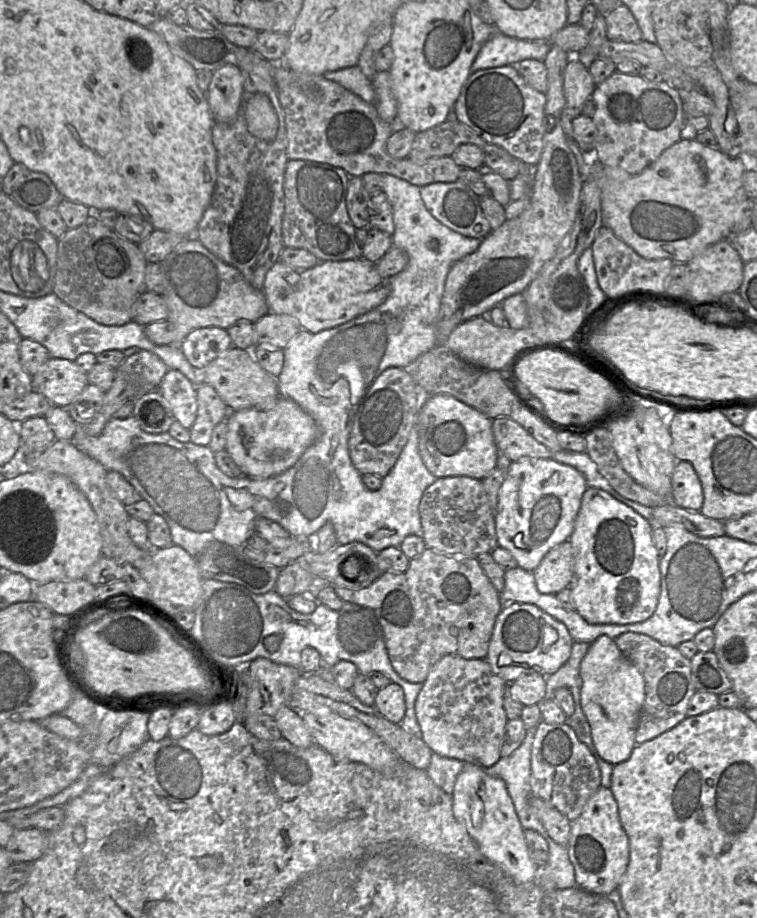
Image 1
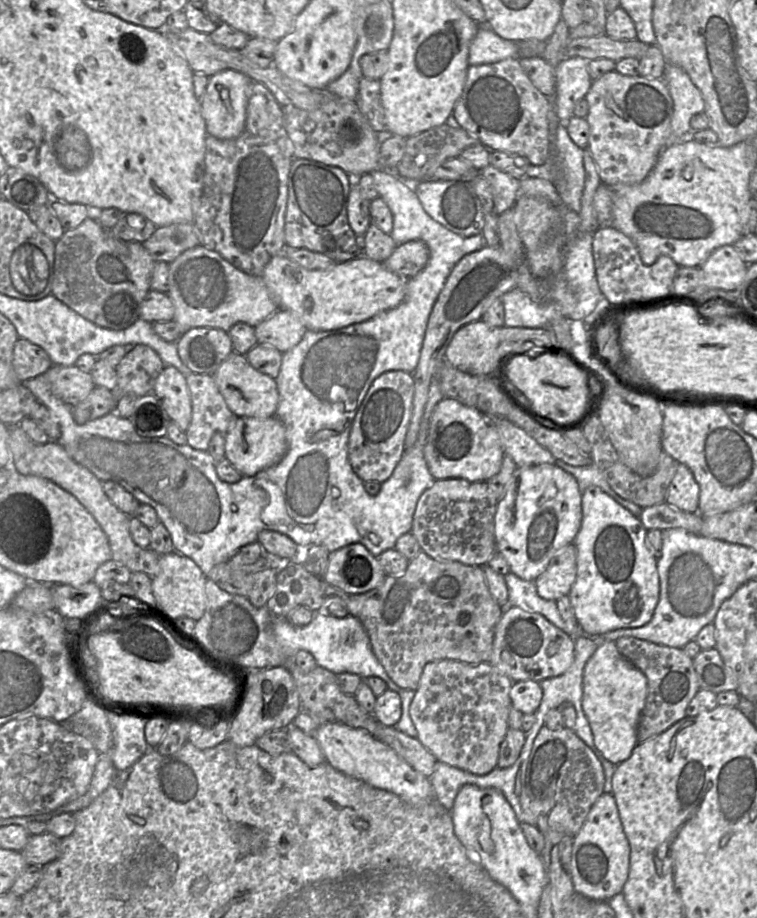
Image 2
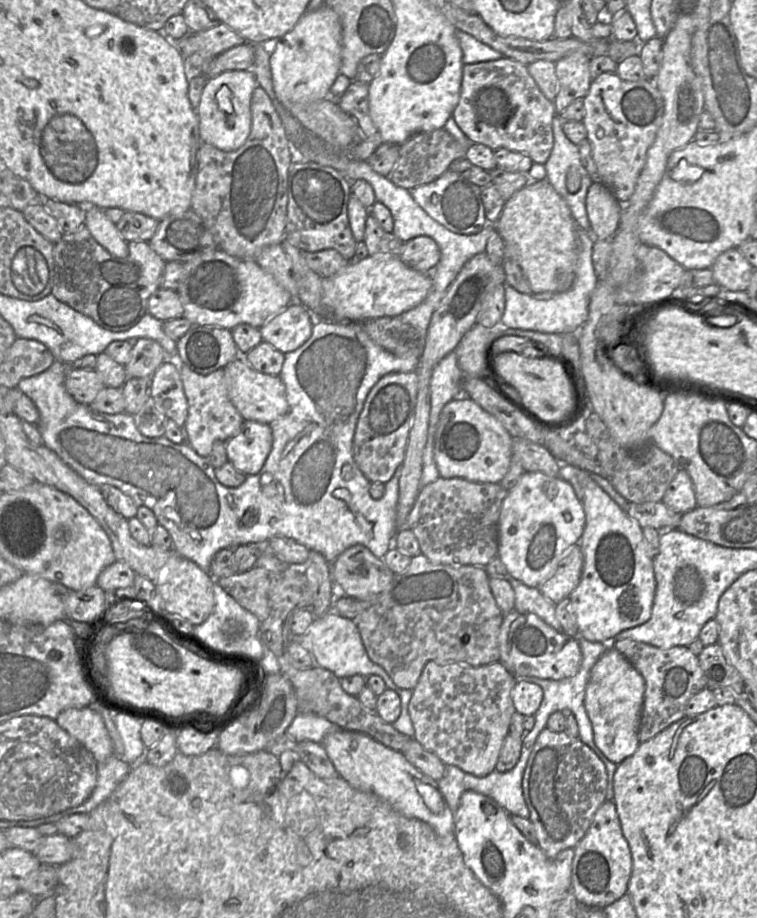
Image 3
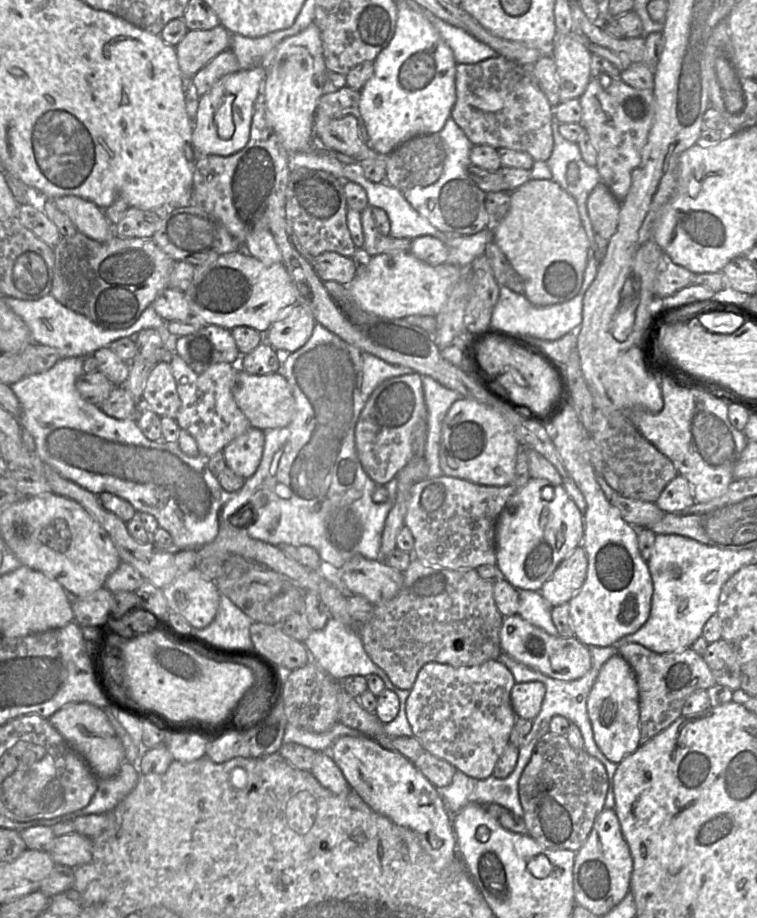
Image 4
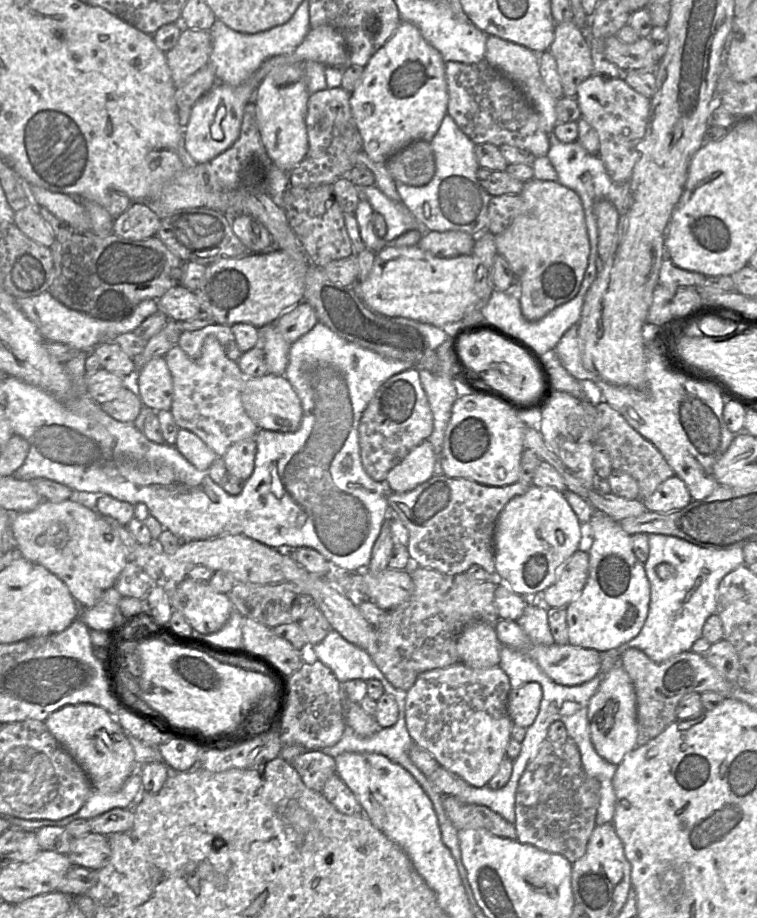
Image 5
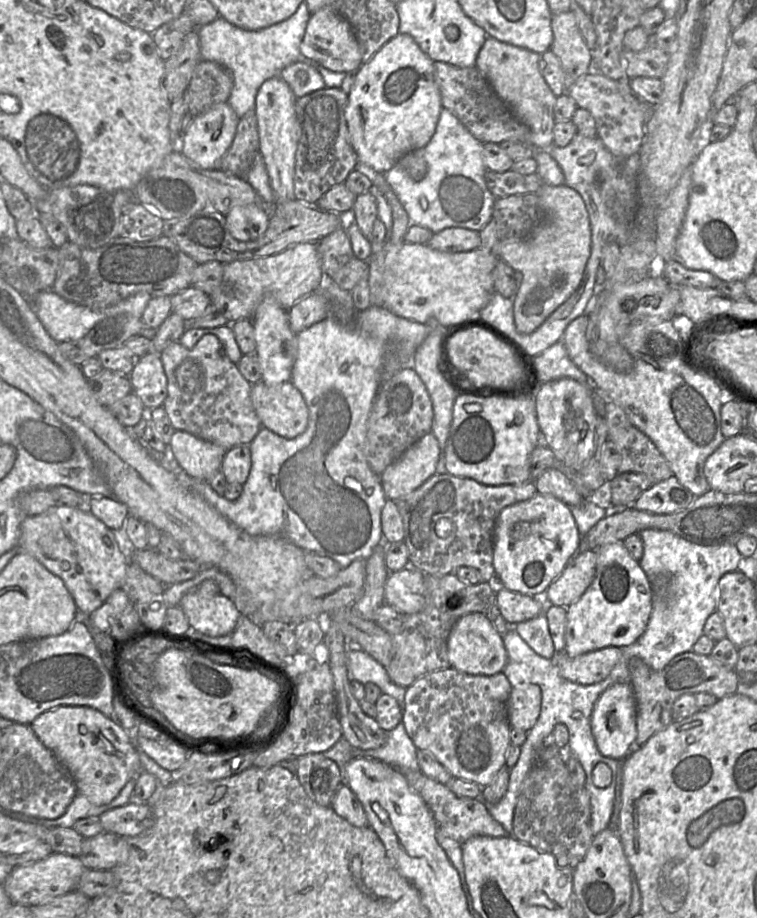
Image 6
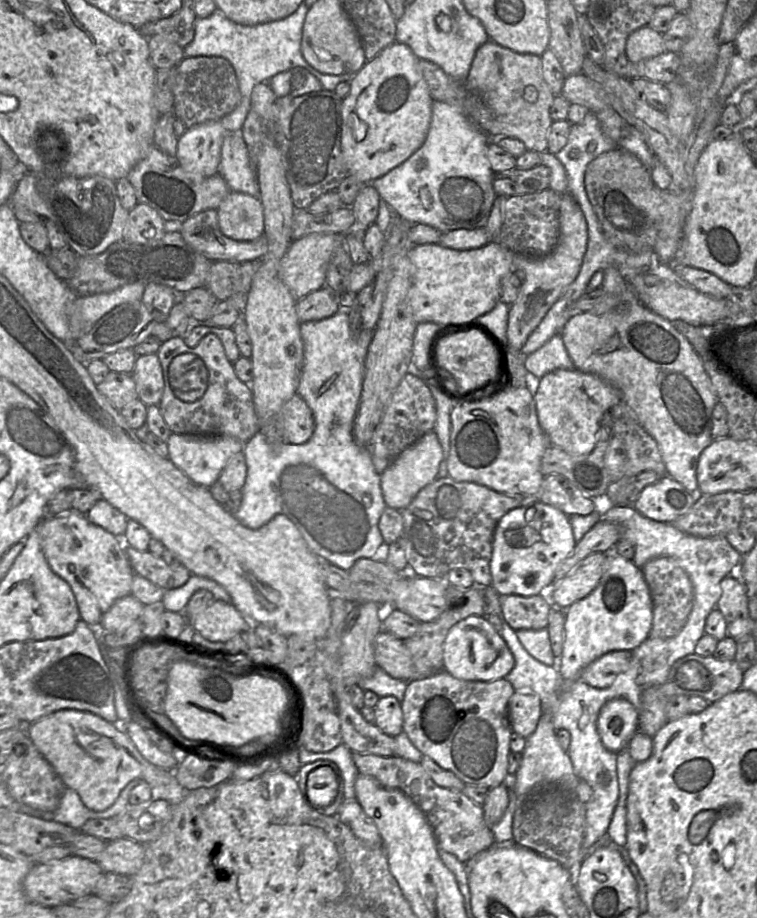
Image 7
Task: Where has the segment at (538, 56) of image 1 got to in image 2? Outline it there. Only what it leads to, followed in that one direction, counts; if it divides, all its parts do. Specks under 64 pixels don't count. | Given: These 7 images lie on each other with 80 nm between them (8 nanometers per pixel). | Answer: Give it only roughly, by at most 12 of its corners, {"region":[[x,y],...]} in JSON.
{"region":[[481,25],[469,47],[469,65],[518,58],[515,41]]}

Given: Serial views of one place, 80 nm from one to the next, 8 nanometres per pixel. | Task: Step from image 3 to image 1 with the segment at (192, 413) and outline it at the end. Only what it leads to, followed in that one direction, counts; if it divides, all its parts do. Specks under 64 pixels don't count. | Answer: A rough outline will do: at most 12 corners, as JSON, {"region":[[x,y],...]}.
{"region":[[207,383],[196,387],[190,442],[208,446],[229,407]]}

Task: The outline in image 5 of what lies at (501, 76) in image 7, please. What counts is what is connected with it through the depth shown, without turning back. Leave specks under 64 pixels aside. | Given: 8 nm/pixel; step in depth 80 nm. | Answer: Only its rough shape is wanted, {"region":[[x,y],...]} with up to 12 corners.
{"region":[[495,36],[485,60],[520,89],[549,135],[557,100],[538,55]]}

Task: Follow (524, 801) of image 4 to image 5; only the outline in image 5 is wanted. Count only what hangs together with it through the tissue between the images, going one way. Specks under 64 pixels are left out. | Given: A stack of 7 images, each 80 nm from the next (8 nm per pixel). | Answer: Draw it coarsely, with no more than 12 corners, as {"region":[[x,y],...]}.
{"region":[[546,739],[516,791],[517,840],[584,856],[600,782]]}

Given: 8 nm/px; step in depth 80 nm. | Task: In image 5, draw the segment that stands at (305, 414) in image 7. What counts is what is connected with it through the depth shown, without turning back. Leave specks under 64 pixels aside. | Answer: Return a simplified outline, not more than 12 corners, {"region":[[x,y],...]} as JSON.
{"region":[[284,375],[246,378],[241,399],[259,429],[294,432],[301,400]]}

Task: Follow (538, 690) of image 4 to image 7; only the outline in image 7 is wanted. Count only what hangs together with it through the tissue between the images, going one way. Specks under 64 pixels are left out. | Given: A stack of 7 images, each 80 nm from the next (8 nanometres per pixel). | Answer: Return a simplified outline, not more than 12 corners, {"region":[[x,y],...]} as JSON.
{"region":[[515,691],[508,718],[513,733],[526,739],[541,716],[535,692]]}

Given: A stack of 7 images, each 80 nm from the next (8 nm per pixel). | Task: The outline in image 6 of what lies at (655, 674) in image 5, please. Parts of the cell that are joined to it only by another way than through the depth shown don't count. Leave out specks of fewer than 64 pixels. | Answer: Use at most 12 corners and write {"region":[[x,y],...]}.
{"region":[[692,651],[653,670],[629,660],[636,745],[670,725],[685,694],[718,700],[739,678]]}

